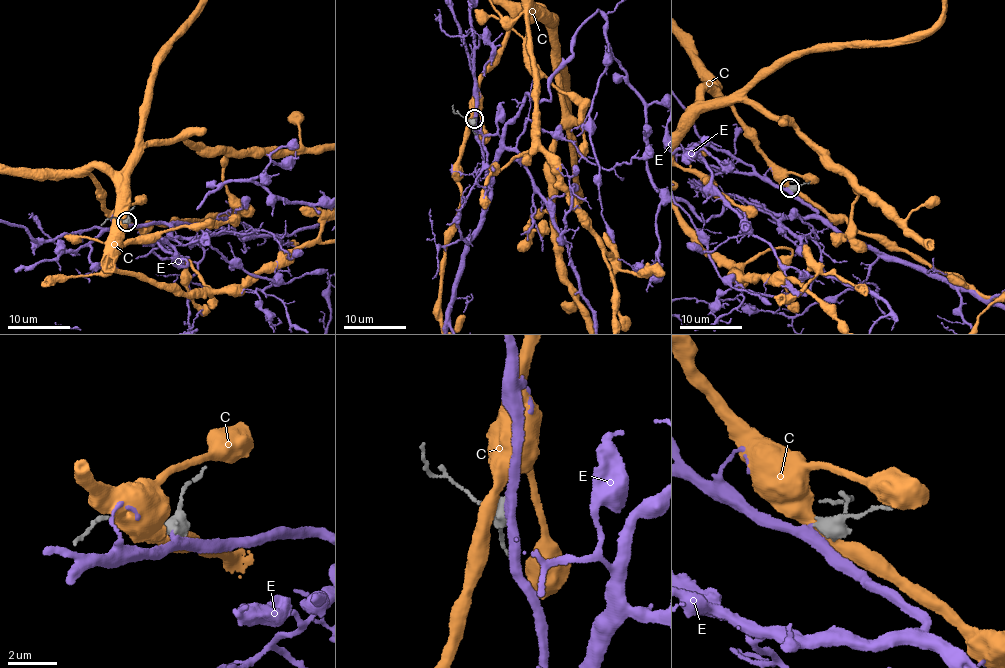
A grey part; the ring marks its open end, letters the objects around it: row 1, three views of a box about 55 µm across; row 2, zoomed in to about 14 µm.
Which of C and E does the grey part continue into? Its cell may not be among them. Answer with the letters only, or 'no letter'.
E

